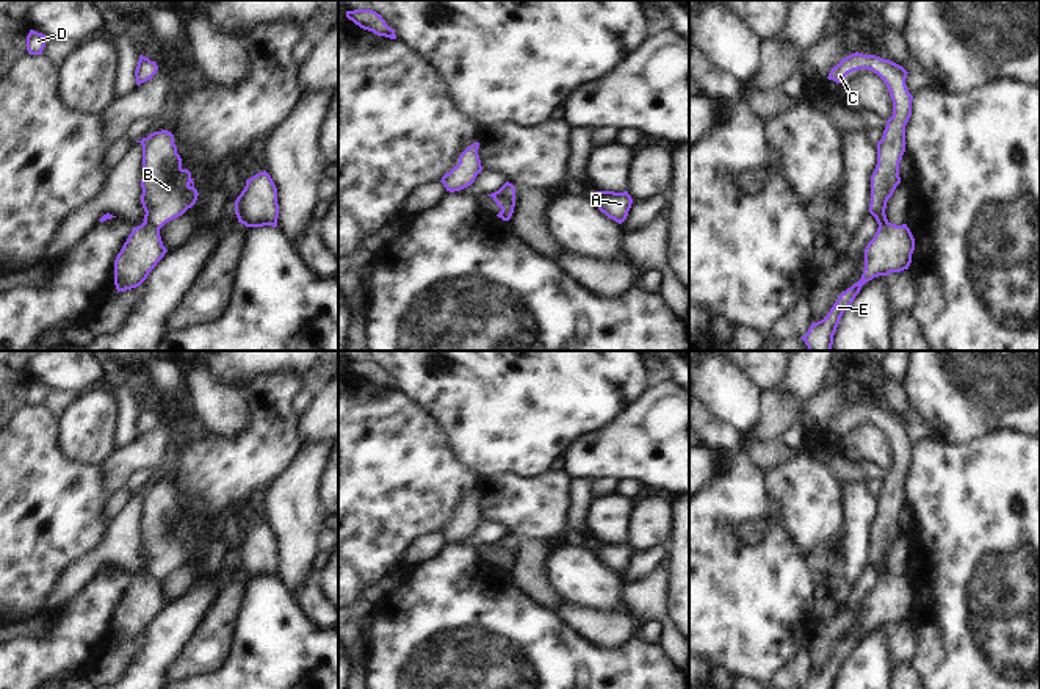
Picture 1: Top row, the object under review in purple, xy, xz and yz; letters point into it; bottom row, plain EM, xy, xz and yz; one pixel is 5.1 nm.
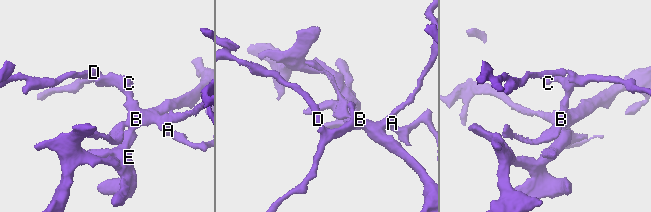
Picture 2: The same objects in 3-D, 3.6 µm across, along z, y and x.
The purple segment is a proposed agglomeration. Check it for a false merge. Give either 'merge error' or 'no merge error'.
merge error

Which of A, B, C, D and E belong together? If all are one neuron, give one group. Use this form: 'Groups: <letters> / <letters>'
Groups: A B C D / E

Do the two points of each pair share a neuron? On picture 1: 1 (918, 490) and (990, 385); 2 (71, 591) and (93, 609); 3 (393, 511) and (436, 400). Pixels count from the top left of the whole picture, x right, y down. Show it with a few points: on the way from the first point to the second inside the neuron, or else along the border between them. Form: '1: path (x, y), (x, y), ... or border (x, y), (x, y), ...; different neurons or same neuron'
1: border (987, 434), (967, 443), (945, 443), (937, 437); different neurons
2: border (97, 570), (72, 597), (55, 609); different neurons
3: border (400, 392), (423, 406), (440, 423), (451, 443); different neurons

